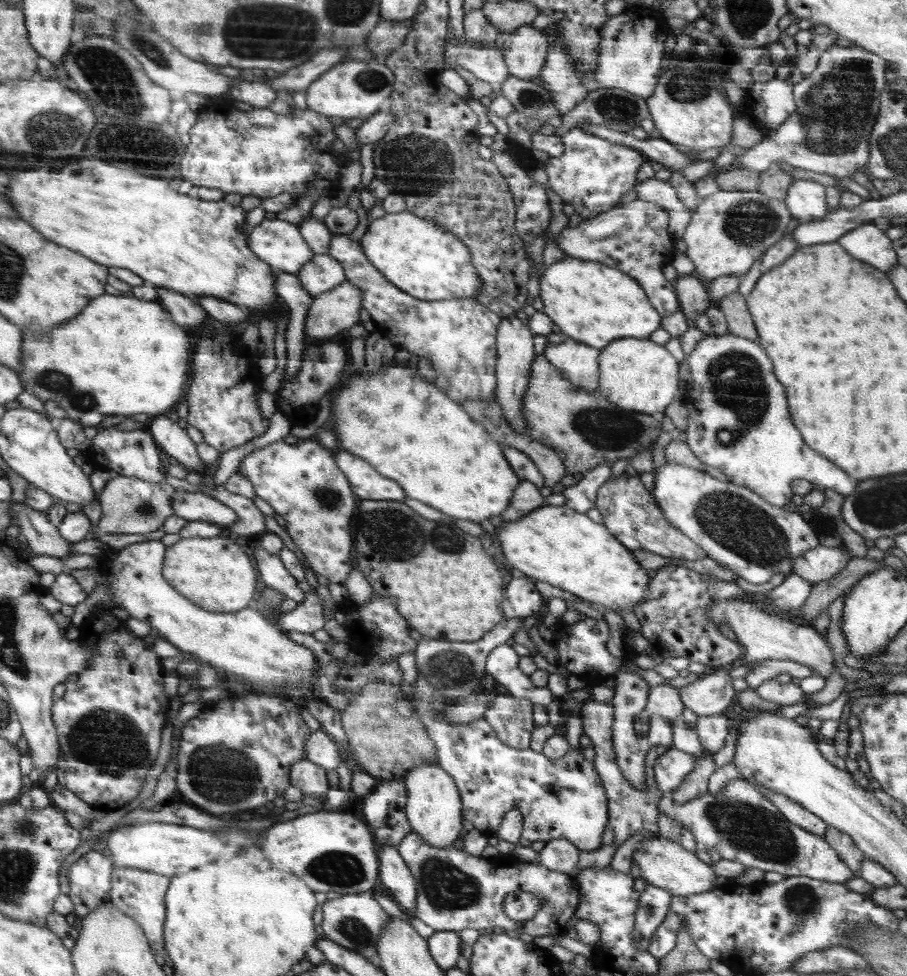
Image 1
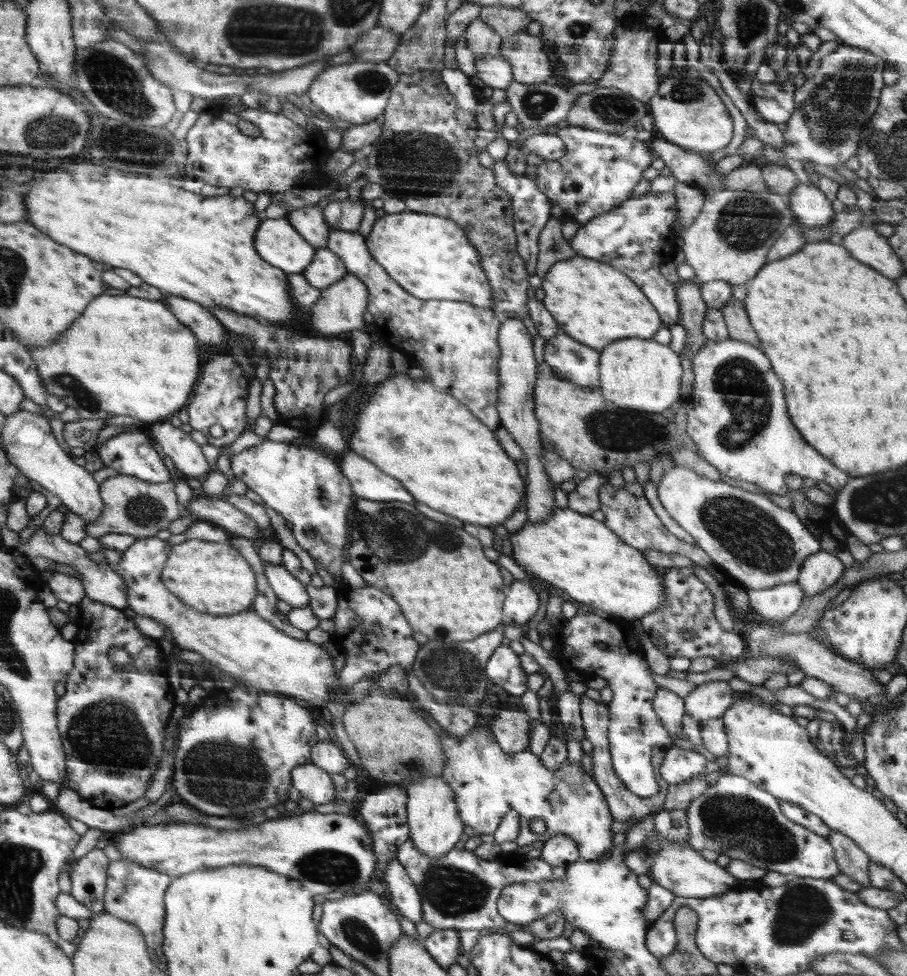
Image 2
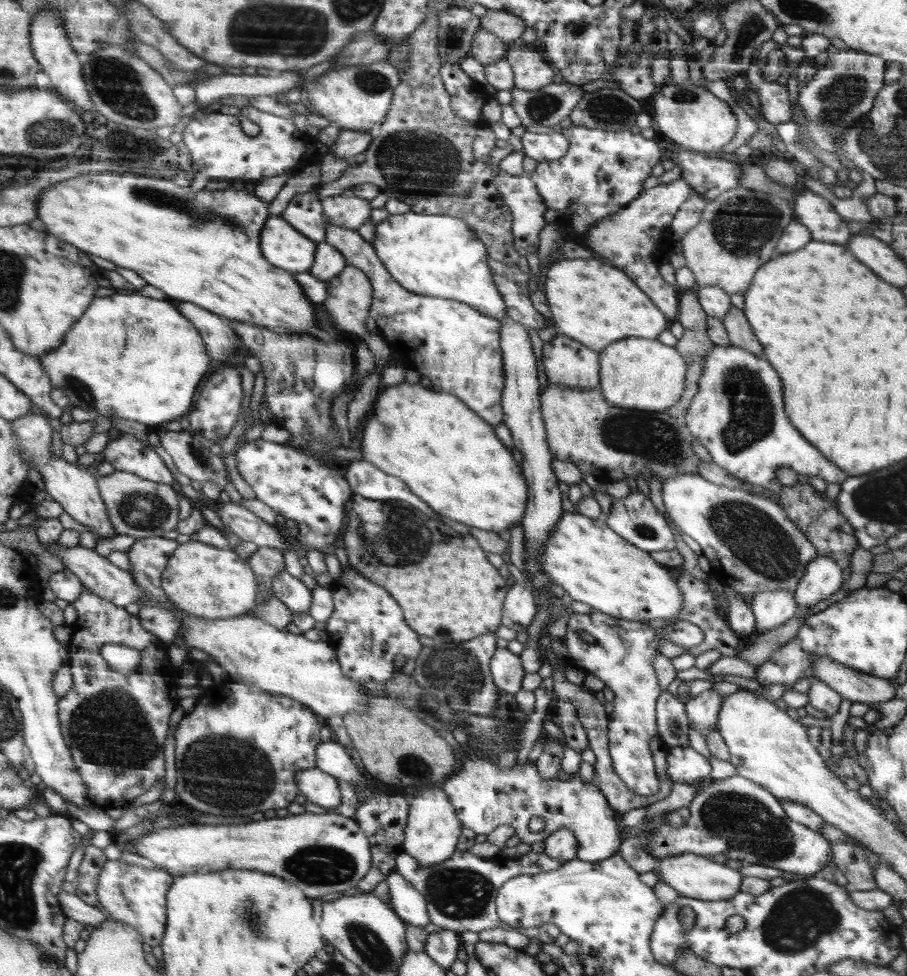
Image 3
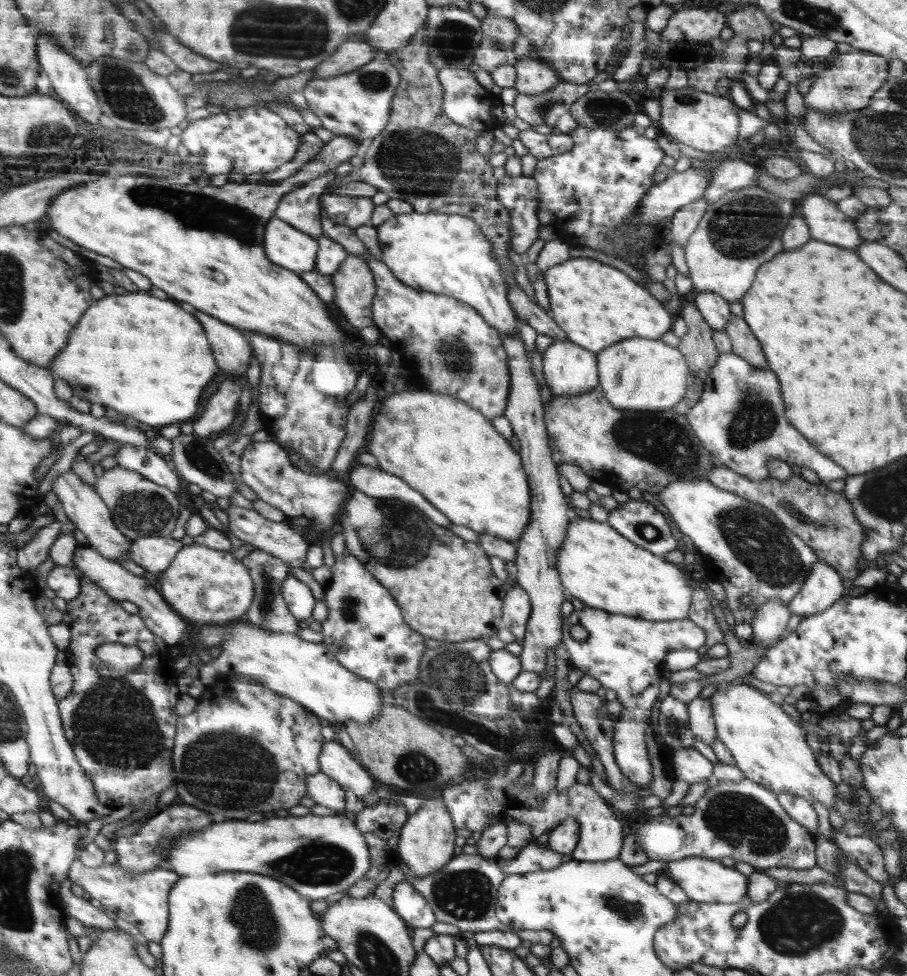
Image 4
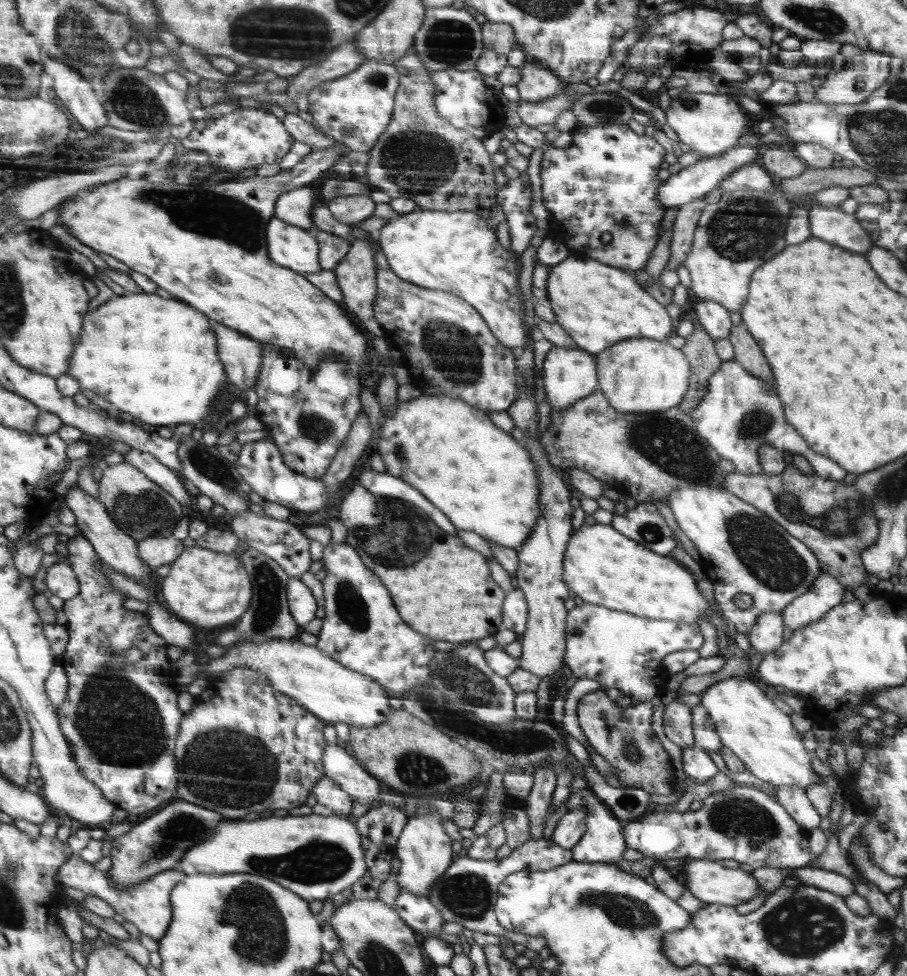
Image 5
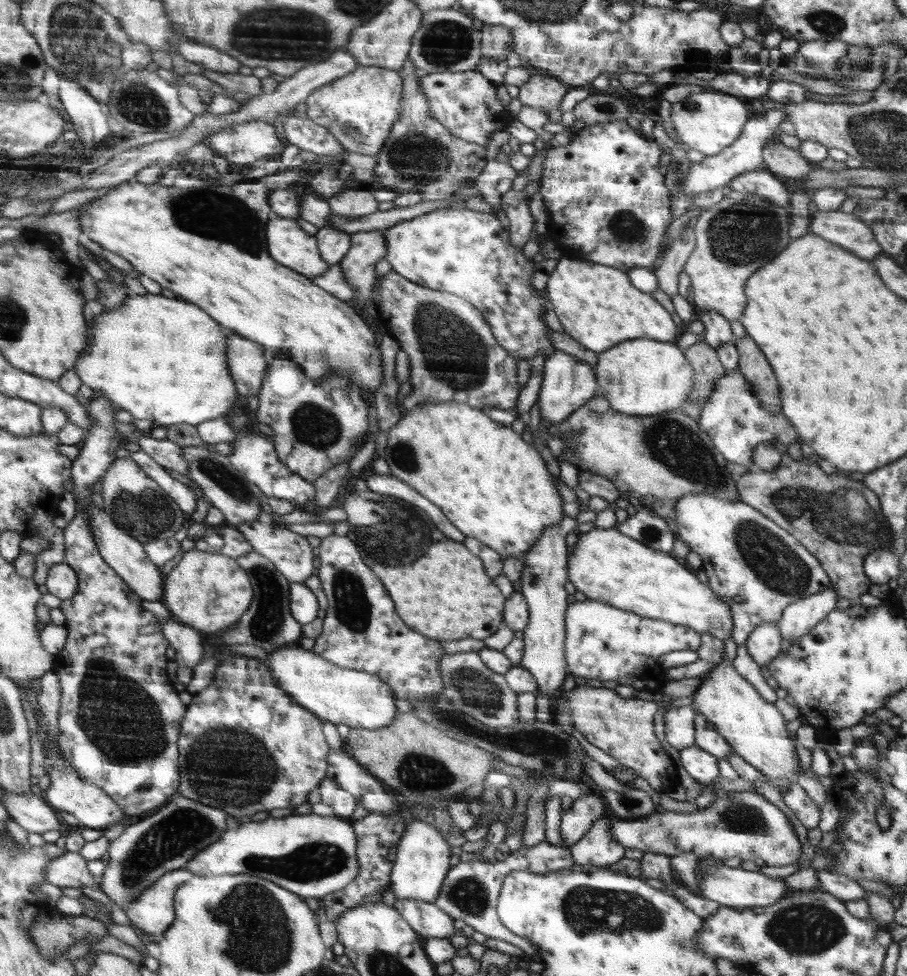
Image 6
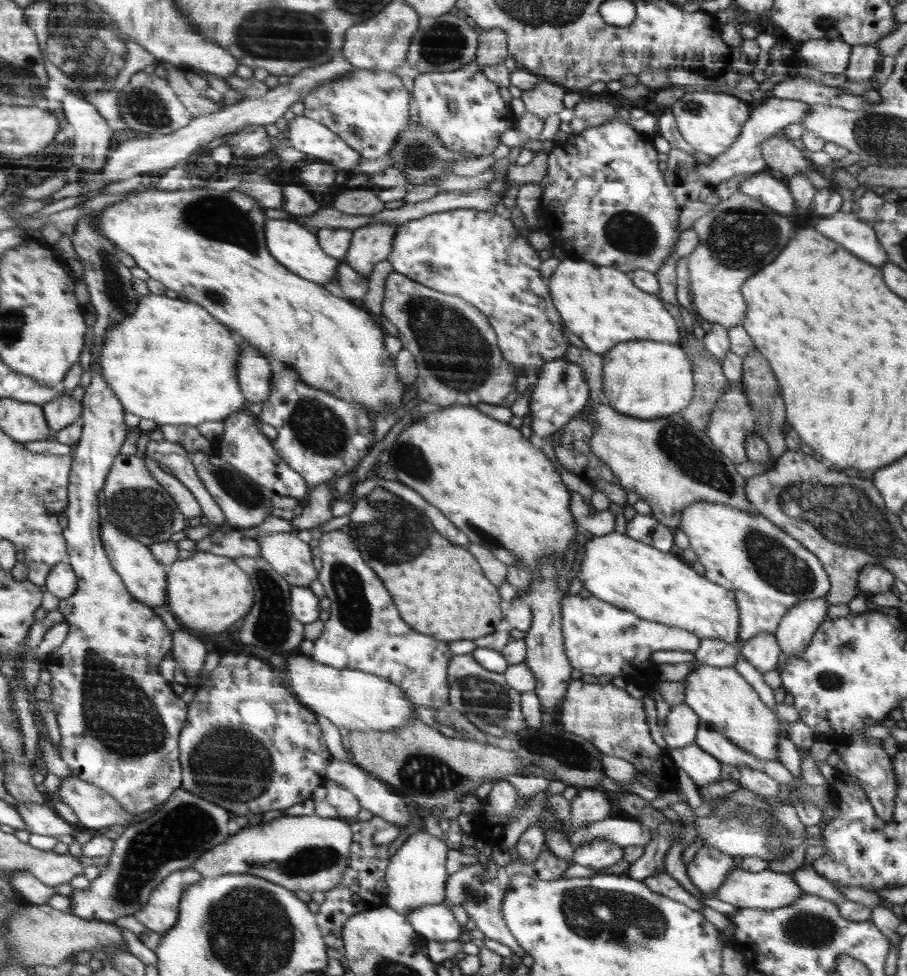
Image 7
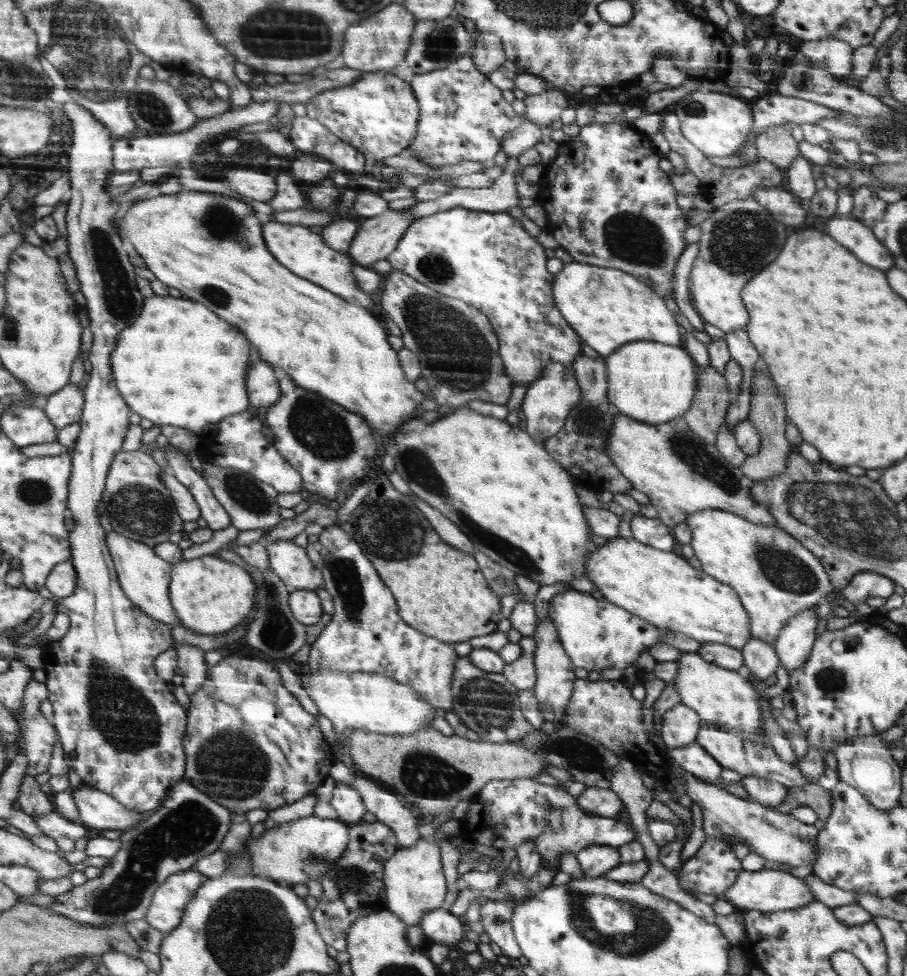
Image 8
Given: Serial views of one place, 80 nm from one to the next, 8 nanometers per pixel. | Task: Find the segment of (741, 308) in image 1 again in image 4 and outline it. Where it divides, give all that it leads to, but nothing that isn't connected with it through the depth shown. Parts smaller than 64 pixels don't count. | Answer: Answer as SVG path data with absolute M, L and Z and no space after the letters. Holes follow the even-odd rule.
M732 314L724 331L730 337L731 352L748 360L754 368L766 368L766 358L762 354L760 342L754 338L752 329L743 317Z

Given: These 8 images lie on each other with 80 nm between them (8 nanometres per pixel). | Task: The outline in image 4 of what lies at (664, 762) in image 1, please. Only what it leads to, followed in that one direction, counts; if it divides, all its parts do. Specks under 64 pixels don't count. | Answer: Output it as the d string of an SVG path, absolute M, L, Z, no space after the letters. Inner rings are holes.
M694 746L676 749L673 753L673 768L676 778L694 784L712 779L714 765Z

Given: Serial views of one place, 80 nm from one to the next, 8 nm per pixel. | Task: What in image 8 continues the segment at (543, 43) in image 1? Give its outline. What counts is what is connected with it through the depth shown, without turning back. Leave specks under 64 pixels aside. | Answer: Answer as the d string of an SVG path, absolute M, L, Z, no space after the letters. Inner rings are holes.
M552 88L540 95L527 95L523 101L526 104L526 118L543 129L560 119L561 114L568 109L564 92Z

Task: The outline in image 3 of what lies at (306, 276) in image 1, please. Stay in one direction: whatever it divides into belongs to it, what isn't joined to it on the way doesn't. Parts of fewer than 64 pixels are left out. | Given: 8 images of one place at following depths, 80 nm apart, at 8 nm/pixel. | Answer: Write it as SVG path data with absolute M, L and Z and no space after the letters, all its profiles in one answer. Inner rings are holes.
M325 240L317 245L317 254L309 273L319 281L328 283L346 268L346 258L334 245Z

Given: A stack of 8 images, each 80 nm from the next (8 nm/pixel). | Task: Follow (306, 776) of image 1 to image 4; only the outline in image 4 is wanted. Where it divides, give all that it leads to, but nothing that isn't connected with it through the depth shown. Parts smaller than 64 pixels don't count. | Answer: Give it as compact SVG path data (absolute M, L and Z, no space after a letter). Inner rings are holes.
M322 771L307 776L309 795L315 804L328 806L332 810L342 810L338 813L346 813L345 790L333 779Z

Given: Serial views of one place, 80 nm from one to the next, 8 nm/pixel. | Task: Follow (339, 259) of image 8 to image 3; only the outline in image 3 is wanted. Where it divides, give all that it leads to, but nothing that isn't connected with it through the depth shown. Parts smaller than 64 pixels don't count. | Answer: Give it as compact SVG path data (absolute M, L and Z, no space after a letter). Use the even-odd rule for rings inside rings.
M271 216L261 231L261 251L266 260L288 272L308 271L316 258L317 245L279 216Z

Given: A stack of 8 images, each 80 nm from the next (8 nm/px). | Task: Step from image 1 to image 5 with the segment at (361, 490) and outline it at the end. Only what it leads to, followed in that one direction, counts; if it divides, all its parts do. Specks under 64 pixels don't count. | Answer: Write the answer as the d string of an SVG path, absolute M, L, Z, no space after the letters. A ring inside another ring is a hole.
M374 469L364 470L358 477L356 483L361 484L364 488L370 489L378 496L391 496L414 504L434 520L434 524L438 528L442 528L444 532L450 532L452 536L456 536L457 528L450 524L450 519L444 516L444 513L436 506L430 504L430 500L426 500L416 488L412 488L410 484L406 484L400 477L392 476L388 471L377 472Z

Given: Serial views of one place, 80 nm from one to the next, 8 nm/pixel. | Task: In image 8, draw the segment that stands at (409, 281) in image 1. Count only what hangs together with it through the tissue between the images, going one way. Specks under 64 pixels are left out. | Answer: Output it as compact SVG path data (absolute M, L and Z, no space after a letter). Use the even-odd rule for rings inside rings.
M454 208L416 218L387 260L393 270L409 273L431 289L481 309L492 325L492 330L500 338L500 355L504 361L505 375L511 378L514 385L518 382L529 385L538 380L552 362L573 366L577 356L581 356L578 334L570 326L566 328L566 319L560 316L562 312L558 310L552 292L555 275L546 270L548 258L544 248L506 211Z

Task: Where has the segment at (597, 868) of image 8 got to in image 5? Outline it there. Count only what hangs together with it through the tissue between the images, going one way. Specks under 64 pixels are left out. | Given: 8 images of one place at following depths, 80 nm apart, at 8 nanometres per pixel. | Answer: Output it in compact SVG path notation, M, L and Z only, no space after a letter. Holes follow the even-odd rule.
M582 788L576 793L570 793L567 798L567 811L584 807L587 810L588 827L585 828L585 834L582 835L580 842L570 851L573 853L573 860L585 863L605 863L617 862L623 858L622 852L626 850L625 835L622 832L622 824L616 816L613 815L610 808L598 797L590 788Z

